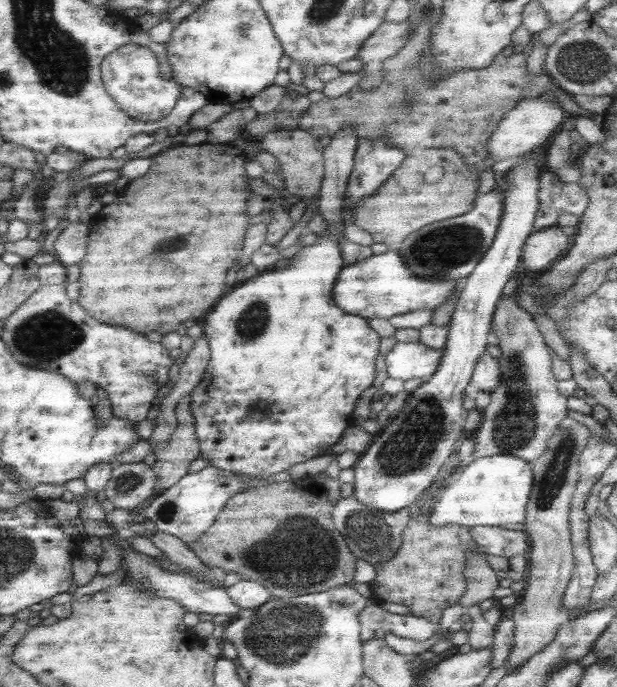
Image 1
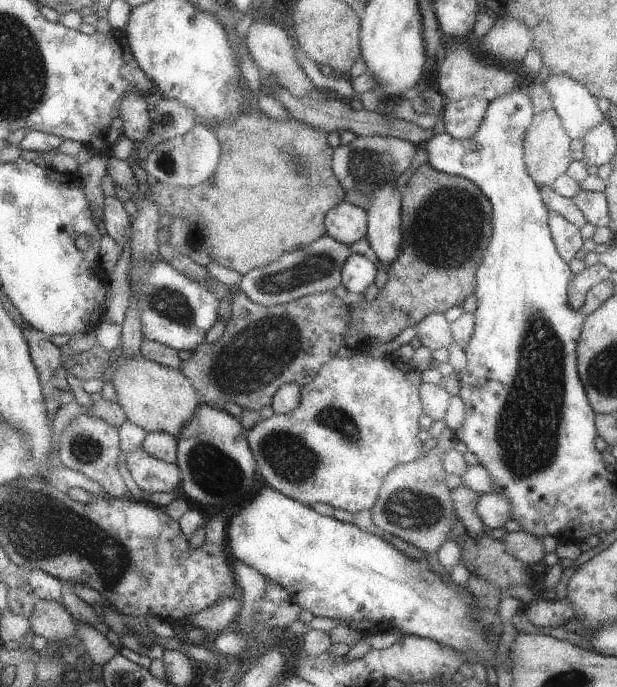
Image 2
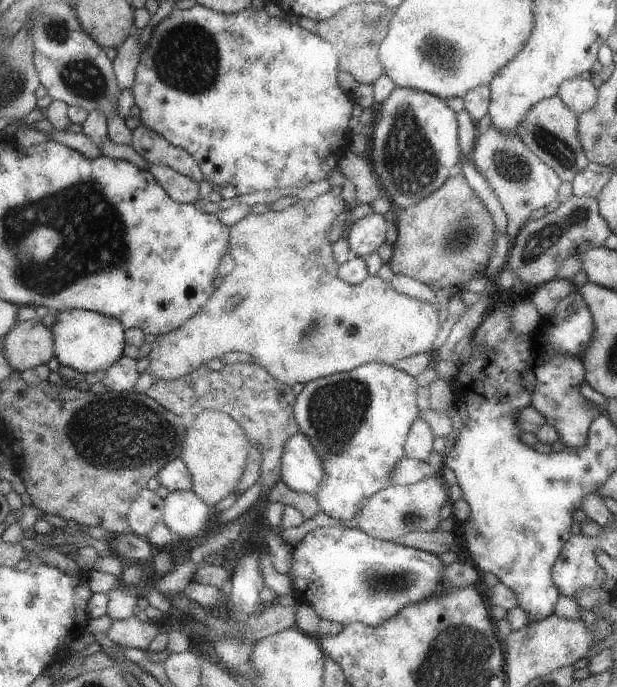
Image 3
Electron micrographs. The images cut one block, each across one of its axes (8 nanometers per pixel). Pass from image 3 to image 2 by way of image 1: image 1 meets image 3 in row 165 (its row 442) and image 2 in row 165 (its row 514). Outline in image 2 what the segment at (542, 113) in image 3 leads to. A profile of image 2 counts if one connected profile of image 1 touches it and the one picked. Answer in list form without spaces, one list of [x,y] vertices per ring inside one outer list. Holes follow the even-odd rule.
[[[553,108],[545,109],[532,116],[522,142],[522,159],[527,174],[538,187],[548,185],[552,180],[566,172],[566,168],[572,161],[570,157],[572,142],[573,140],[567,136],[560,118]]]

